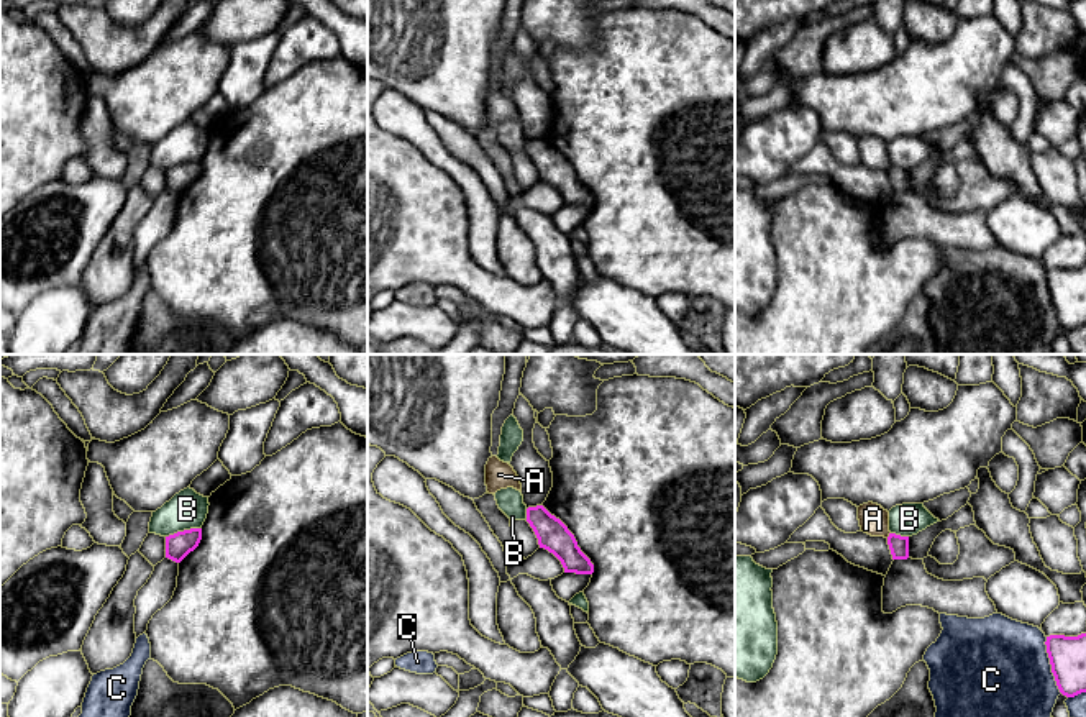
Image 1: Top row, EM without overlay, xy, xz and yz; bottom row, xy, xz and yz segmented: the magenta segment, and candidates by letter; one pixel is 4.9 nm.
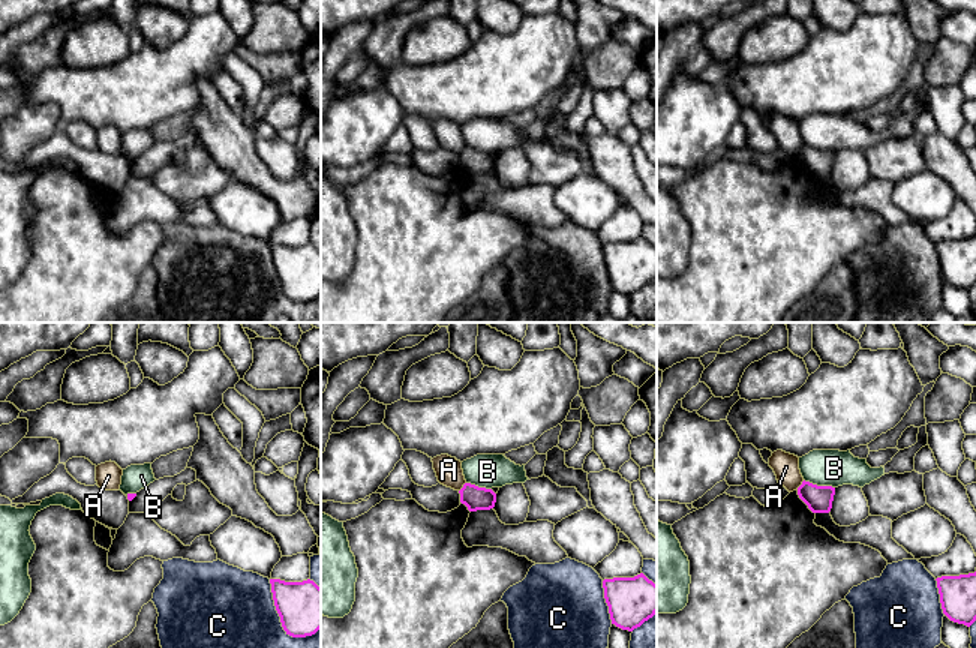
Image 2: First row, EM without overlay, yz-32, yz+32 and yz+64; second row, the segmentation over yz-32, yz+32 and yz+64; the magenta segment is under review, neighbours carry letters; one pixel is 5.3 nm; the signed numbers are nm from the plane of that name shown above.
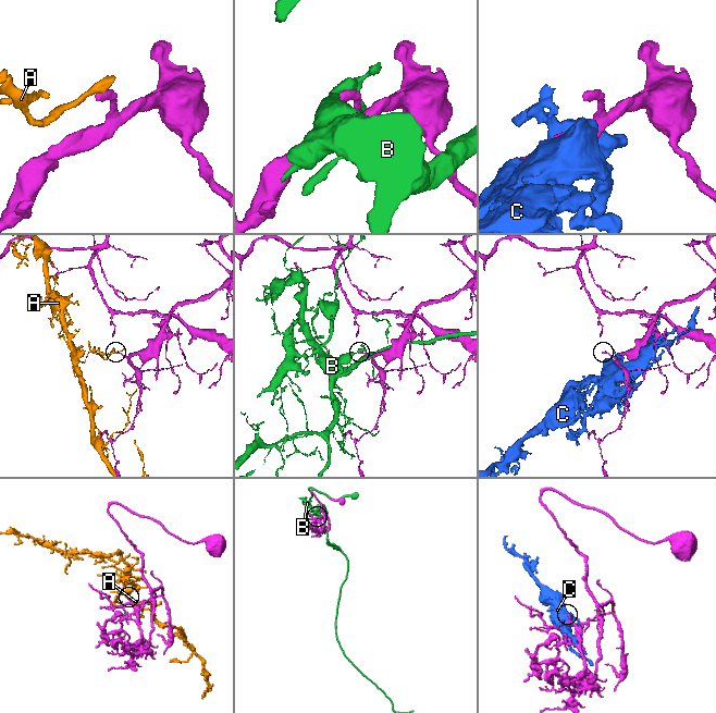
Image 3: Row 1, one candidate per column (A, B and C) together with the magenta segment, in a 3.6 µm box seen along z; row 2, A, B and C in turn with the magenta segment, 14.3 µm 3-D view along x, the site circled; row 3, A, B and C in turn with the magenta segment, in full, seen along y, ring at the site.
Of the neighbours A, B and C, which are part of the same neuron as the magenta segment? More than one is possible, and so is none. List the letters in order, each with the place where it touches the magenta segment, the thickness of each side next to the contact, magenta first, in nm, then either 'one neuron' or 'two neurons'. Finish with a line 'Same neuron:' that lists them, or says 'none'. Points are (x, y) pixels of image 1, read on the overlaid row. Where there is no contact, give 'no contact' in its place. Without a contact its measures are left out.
A: contact yz (889, 535); calibres 100 and 140 nm; two neurons
B: contact xy (184, 530); calibres 120 and 190 nm; two neurons
C: contact yz (1050, 663); calibres 180 and 480 nm; two neurons
Same neuron: none

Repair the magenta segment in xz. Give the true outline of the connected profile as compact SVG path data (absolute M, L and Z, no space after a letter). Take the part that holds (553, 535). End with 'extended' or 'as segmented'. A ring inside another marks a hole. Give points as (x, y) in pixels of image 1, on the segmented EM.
M543 505L528 507L527 522L533 528L540 548L553 553L561 561L564 573L594 573L594 564L577 546L574 535L559 518L551 515Z; as segmented

